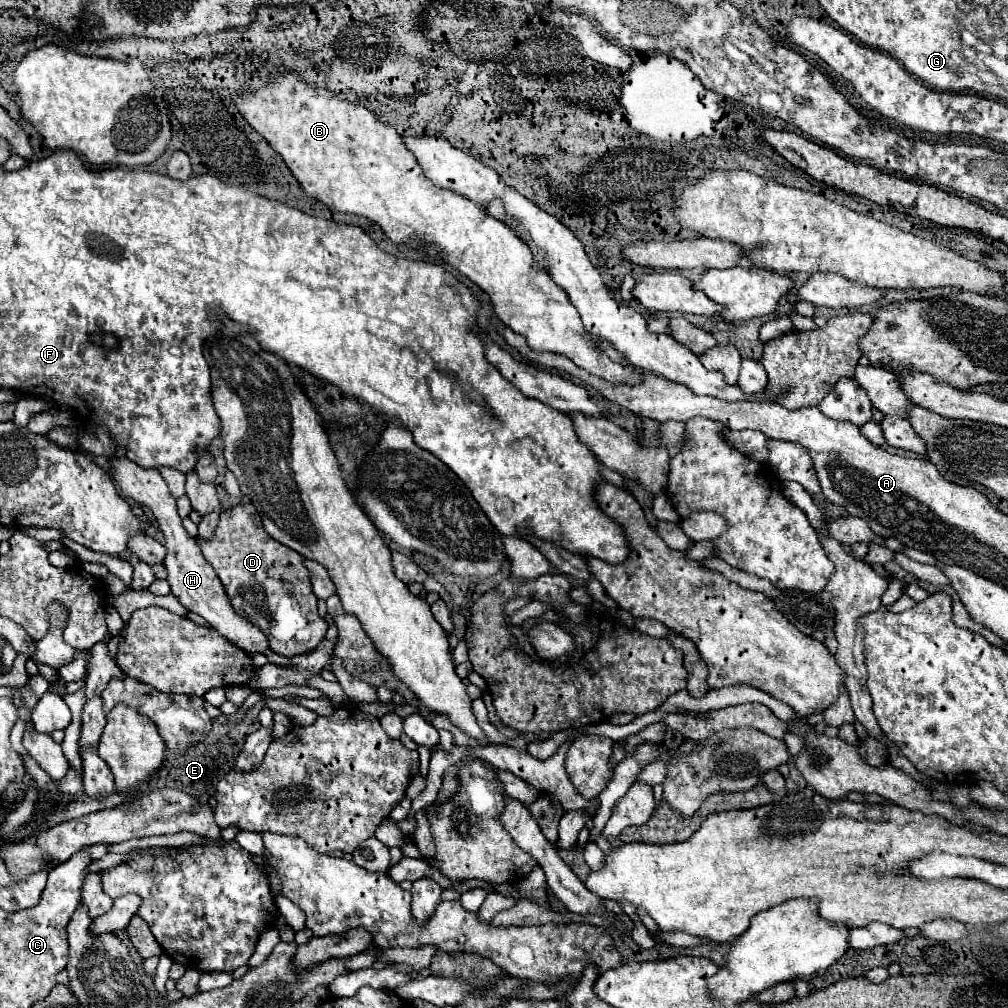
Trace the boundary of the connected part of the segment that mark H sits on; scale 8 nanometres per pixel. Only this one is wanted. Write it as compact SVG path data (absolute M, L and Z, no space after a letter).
M110 457L110 473L114 477L114 481L118 483L120 491L126 497L132 497L138 503L144 503L146 507L152 509L164 539L166 539L166 559L164 565L168 569L168 583L172 593L178 597L178 601L188 609L194 611L198 615L202 615L208 623L212 623L214 629L218 629L220 635L224 635L230 643L234 643L236 647L240 647L246 653L260 653L264 649L268 649L266 637L262 635L262 631L256 631L256 625L248 625L248 621L240 615L236 615L236 611L232 609L224 587L220 583L220 579L216 577L214 569L206 563L206 559L200 553L200 547L196 543L196 539L192 539L186 529L182 527L182 519L176 511L176 499L170 495L164 479L160 477L160 473L156 469L144 469L136 463L132 463L126 457Z

